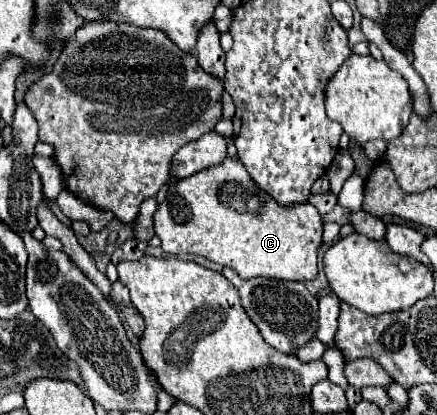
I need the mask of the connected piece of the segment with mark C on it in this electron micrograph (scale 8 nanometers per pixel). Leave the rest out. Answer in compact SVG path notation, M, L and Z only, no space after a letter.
M227 156L221 164L195 172L169 188L167 198L153 214L153 230L161 238L161 248L167 254L197 254L221 266L237 270L241 278L277 278L277 280L313 280L317 276L317 250L321 246L323 222L321 214L311 204L279 208L267 192L255 188L241 160Z

